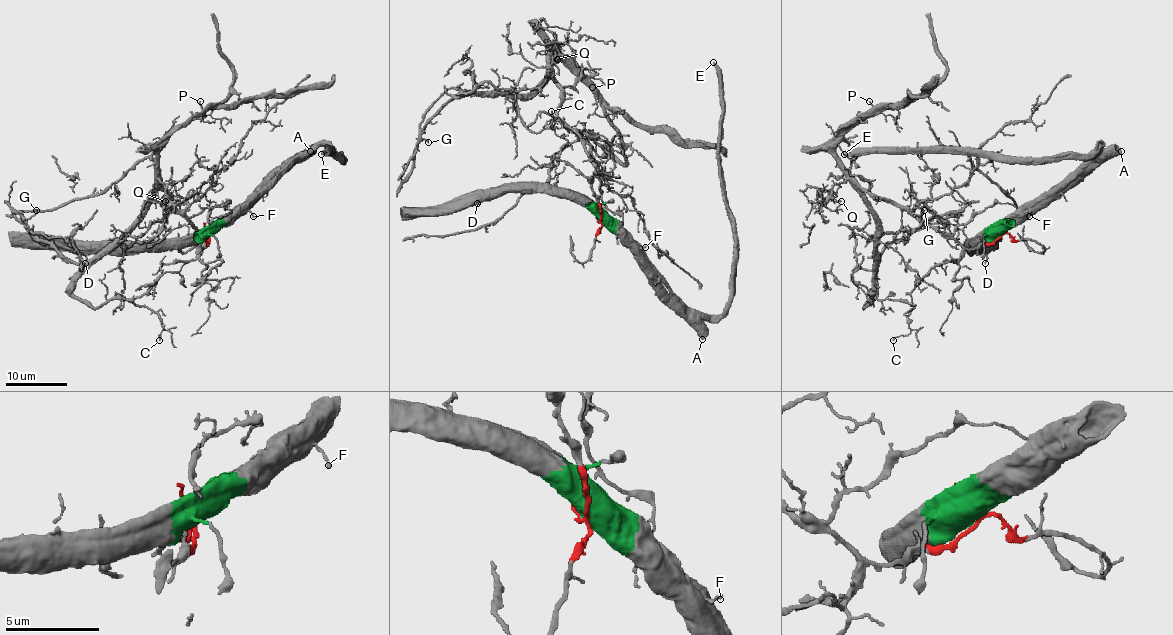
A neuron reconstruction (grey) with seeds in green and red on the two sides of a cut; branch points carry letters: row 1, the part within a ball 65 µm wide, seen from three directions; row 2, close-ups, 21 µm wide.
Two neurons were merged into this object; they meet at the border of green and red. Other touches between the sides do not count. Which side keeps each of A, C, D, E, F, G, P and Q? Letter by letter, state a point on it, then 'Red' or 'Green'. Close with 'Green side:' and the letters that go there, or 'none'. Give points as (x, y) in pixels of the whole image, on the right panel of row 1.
A: Place: (1121, 151). Green
C: Place: (893, 340). Red
D: Place: (985, 263). Green
E: Place: (844, 154). Green
F: Place: (1029, 216). Green
G: Place: (924, 210). Red
P: Place: (869, 101). Red
Q: Place: (841, 201). Red
Green side: A, D, E, F

